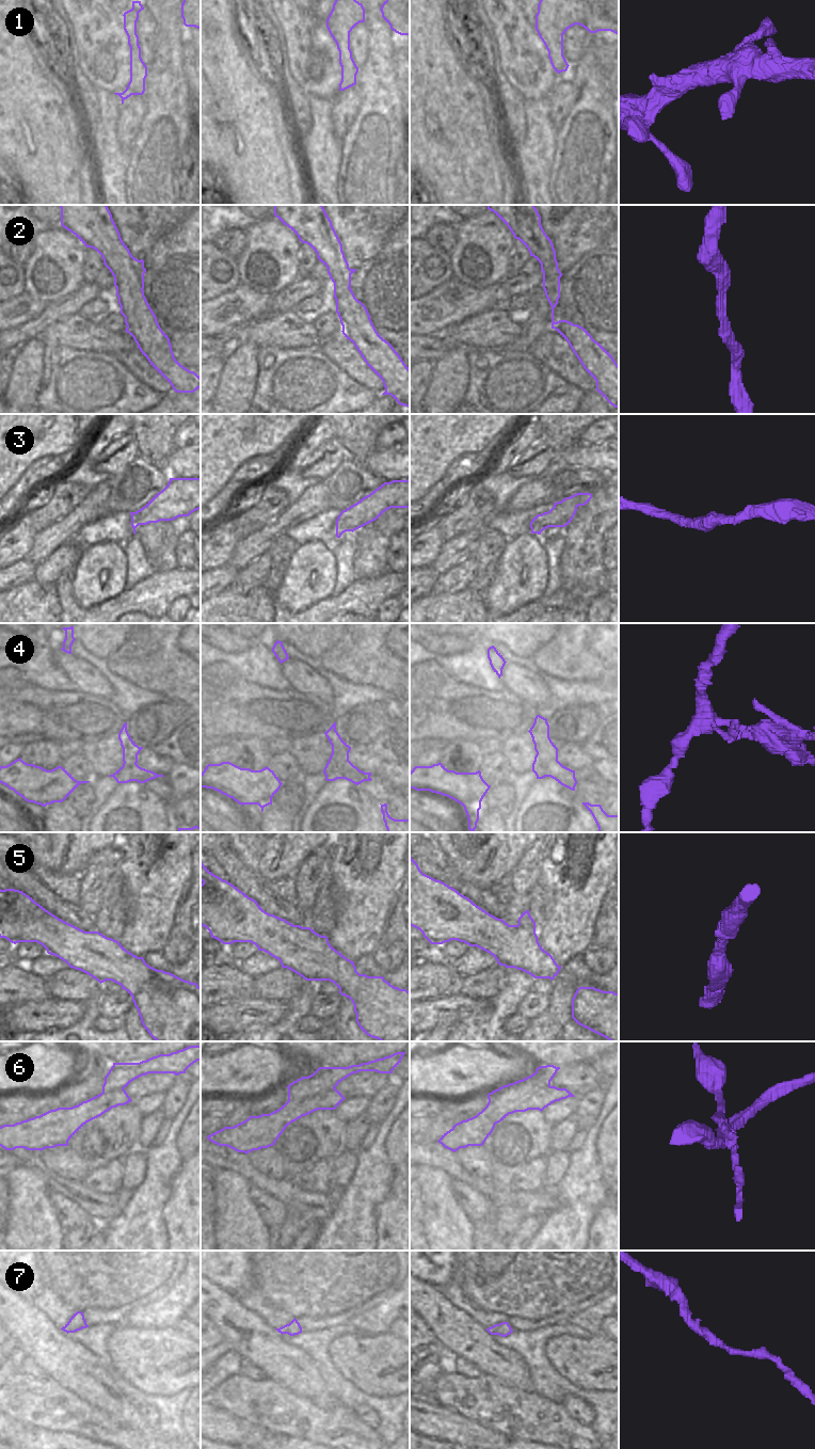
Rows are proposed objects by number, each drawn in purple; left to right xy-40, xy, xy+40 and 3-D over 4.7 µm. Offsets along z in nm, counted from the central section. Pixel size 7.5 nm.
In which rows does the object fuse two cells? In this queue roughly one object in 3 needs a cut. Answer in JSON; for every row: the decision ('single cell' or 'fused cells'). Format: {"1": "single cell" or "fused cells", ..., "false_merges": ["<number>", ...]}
{"1": "single cell", "2": "single cell", "3": "single cell", "4": "fused cells", "5": "single cell", "6": "fused cells", "7": "single cell", "false_merges": ["4", "6"]}

